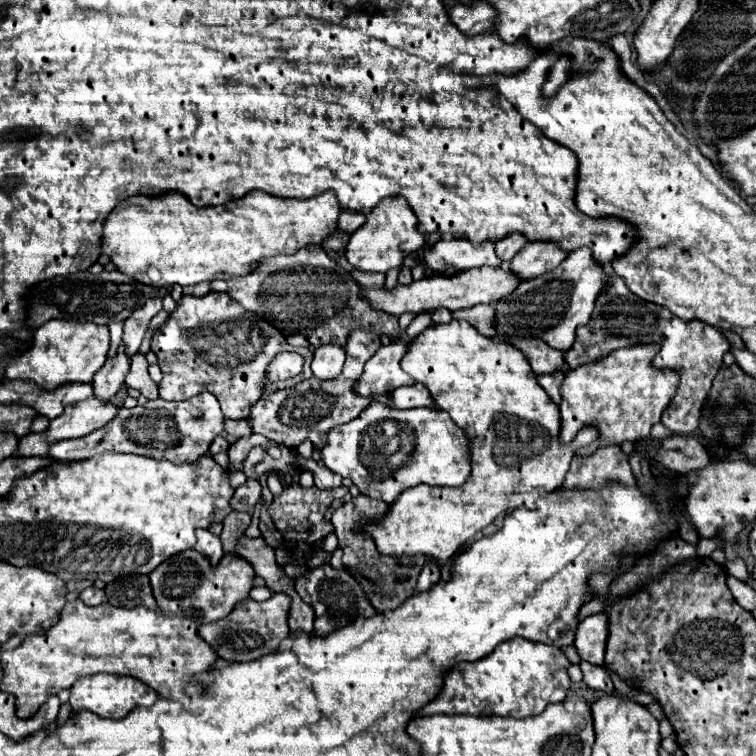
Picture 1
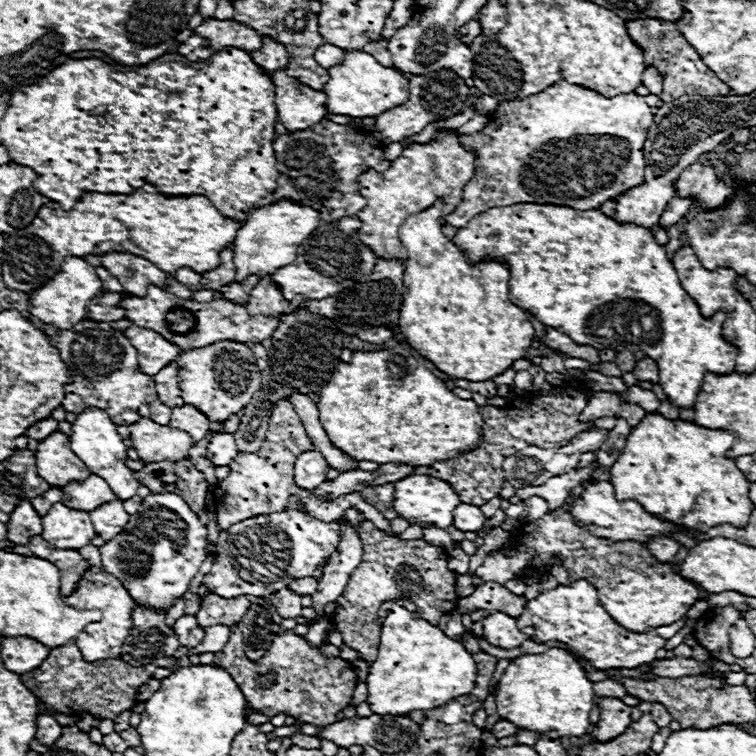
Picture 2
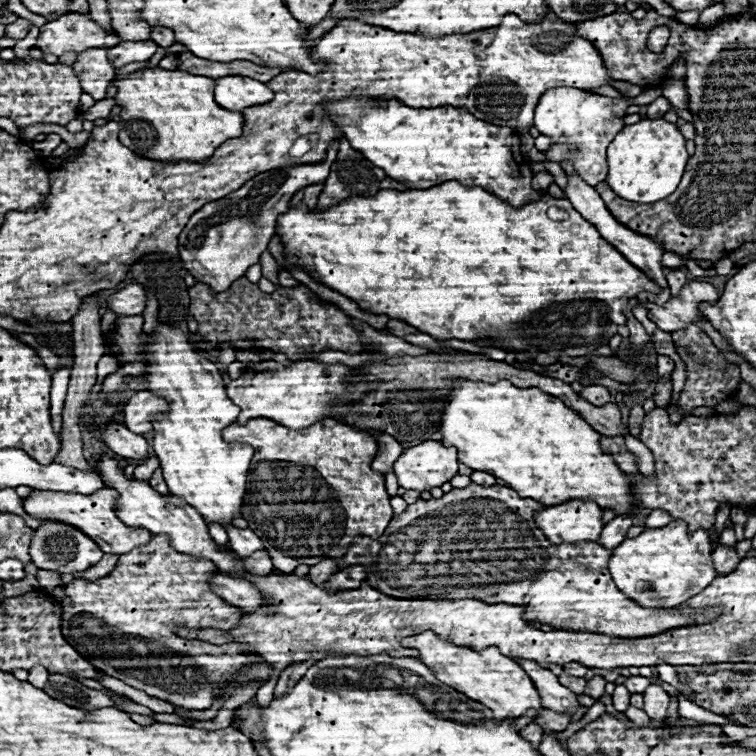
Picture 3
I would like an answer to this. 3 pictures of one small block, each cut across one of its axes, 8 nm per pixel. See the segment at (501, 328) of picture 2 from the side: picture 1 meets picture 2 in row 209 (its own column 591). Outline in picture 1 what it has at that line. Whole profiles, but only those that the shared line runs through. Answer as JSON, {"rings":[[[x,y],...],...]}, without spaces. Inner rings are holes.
{"rings":[[[452,320],[450,324],[432,324],[422,334],[418,334],[402,358],[402,370],[408,372],[416,382],[424,384],[434,398],[434,404],[448,412],[450,418],[472,438],[472,474],[460,488],[432,488],[420,484],[416,488],[404,490],[384,518],[368,522],[362,526],[362,534],[370,534],[378,552],[384,556],[416,556],[424,554],[436,562],[448,562],[460,548],[472,540],[484,526],[488,526],[496,516],[510,512],[518,506],[534,506],[536,500],[548,492],[554,492],[570,468],[574,452],[598,438],[596,428],[584,428],[570,444],[558,444],[560,414],[558,406],[550,400],[544,388],[538,384],[526,356],[508,342],[482,336],[468,322]],[[502,412],[502,424],[496,422]]]}

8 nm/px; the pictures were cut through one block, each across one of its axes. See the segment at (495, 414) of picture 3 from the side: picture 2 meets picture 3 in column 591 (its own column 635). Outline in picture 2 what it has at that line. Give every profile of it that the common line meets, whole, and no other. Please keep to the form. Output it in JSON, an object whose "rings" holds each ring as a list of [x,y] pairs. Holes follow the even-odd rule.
{"rings":[[[656,412],[646,414],[638,426],[630,428],[618,460],[610,466],[610,484],[614,486],[618,500],[636,500],[648,514],[684,524],[694,532],[706,532],[718,524],[742,528],[748,522],[754,504],[748,498],[748,480],[744,480],[744,474],[736,468],[734,460],[724,456],[732,444],[734,436],[726,430],[710,430],[694,422],[668,420]]]}

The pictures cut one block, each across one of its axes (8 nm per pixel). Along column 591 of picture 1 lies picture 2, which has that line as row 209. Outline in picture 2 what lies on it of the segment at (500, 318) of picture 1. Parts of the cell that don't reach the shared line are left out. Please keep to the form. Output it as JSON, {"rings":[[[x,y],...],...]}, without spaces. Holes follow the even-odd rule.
{"rings":[[[278,200],[268,206],[252,208],[248,220],[240,226],[234,240],[234,264],[236,264],[236,282],[242,282],[246,276],[266,276],[274,274],[278,268],[292,264],[296,260],[298,246],[320,226],[320,212],[308,206],[302,206],[294,200]]]}

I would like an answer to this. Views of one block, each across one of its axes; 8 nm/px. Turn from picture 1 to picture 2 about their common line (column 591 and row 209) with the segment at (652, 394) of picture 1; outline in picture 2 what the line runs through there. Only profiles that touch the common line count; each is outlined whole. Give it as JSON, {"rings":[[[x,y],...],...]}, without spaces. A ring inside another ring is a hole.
{"rings":[[[442,130],[434,140],[426,144],[412,142],[404,148],[400,158],[390,162],[386,172],[380,174],[376,170],[368,170],[358,178],[360,192],[368,202],[366,208],[358,212],[358,218],[364,222],[364,226],[358,230],[358,238],[362,238],[378,258],[406,260],[408,254],[398,240],[398,228],[408,216],[430,208],[438,198],[446,202],[446,210],[450,212],[460,204],[462,188],[474,176],[476,154],[468,152],[460,144],[458,136],[460,134],[456,130]]]}

